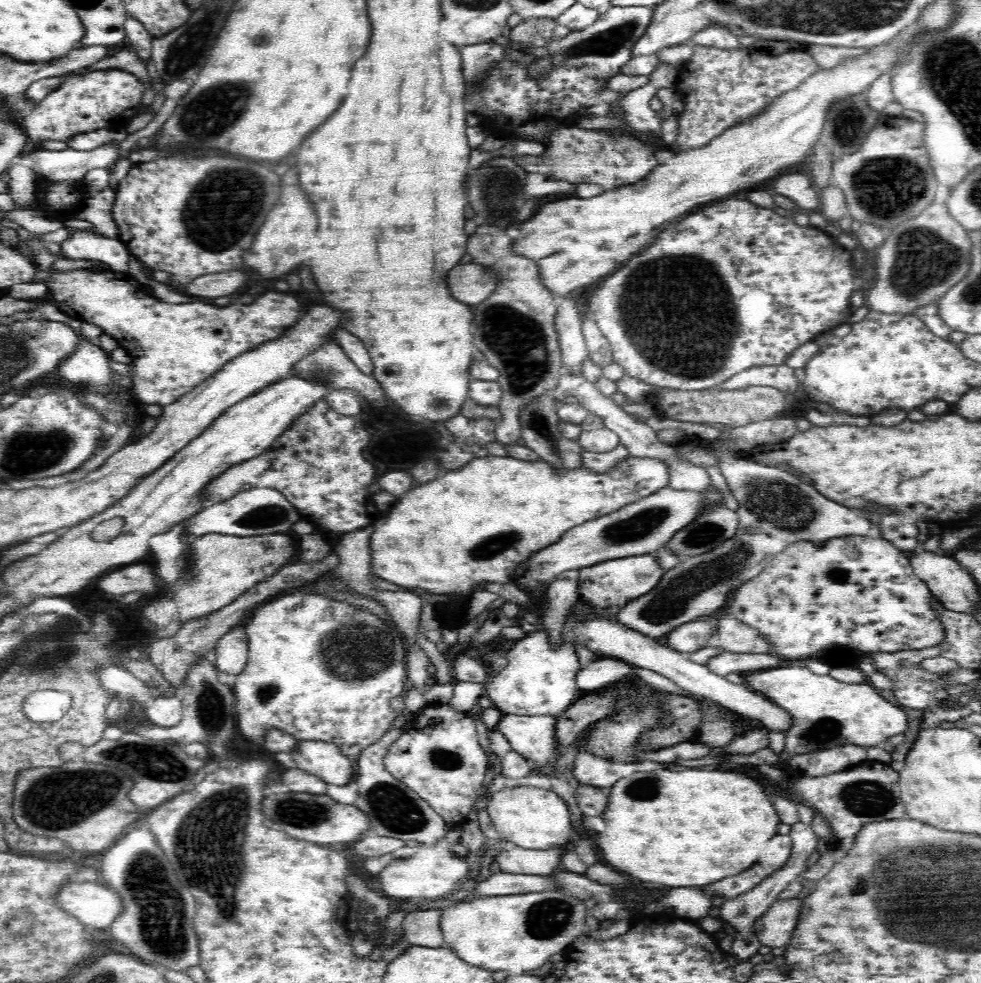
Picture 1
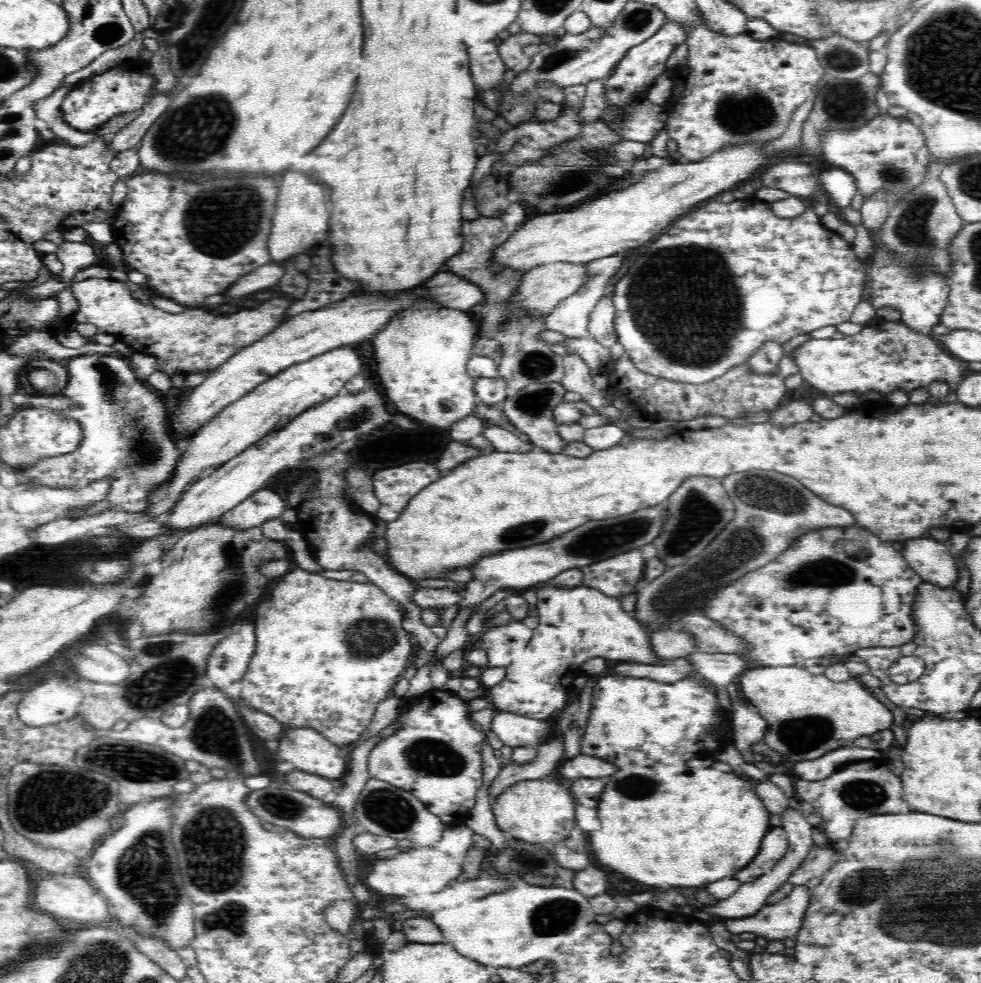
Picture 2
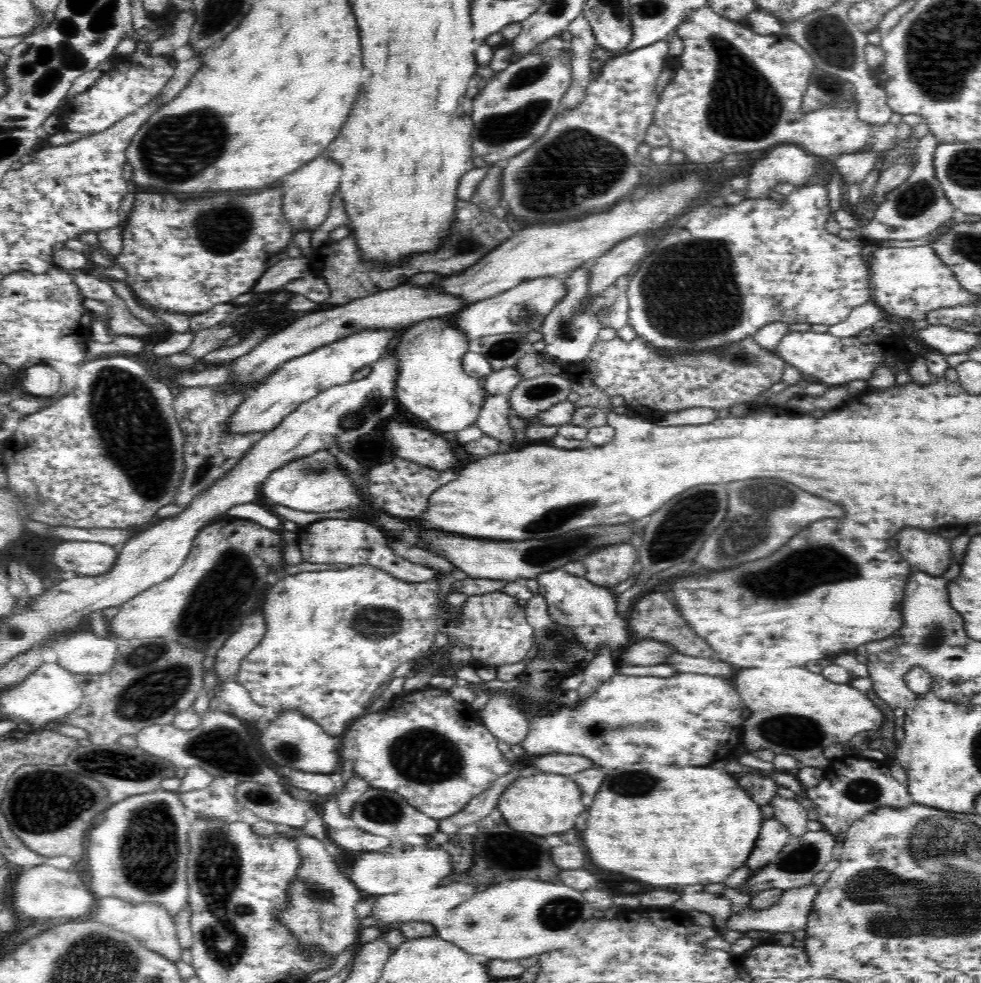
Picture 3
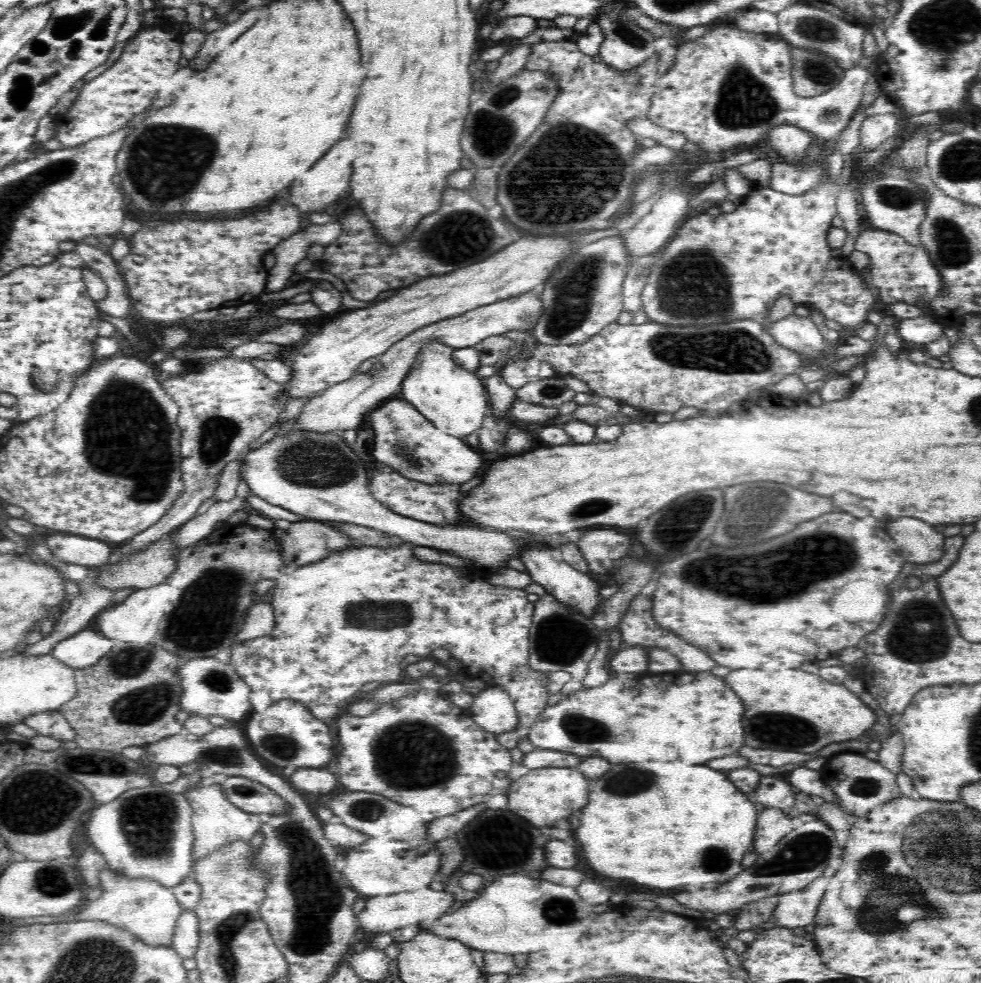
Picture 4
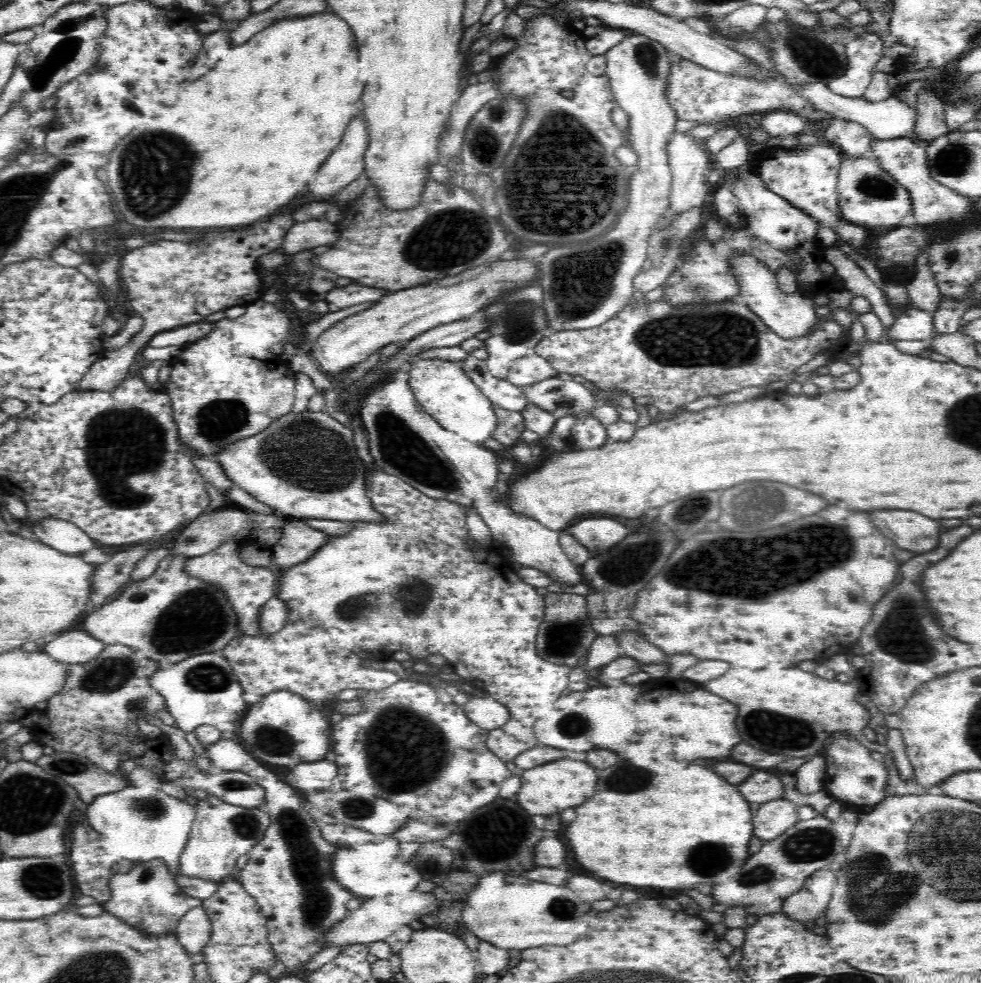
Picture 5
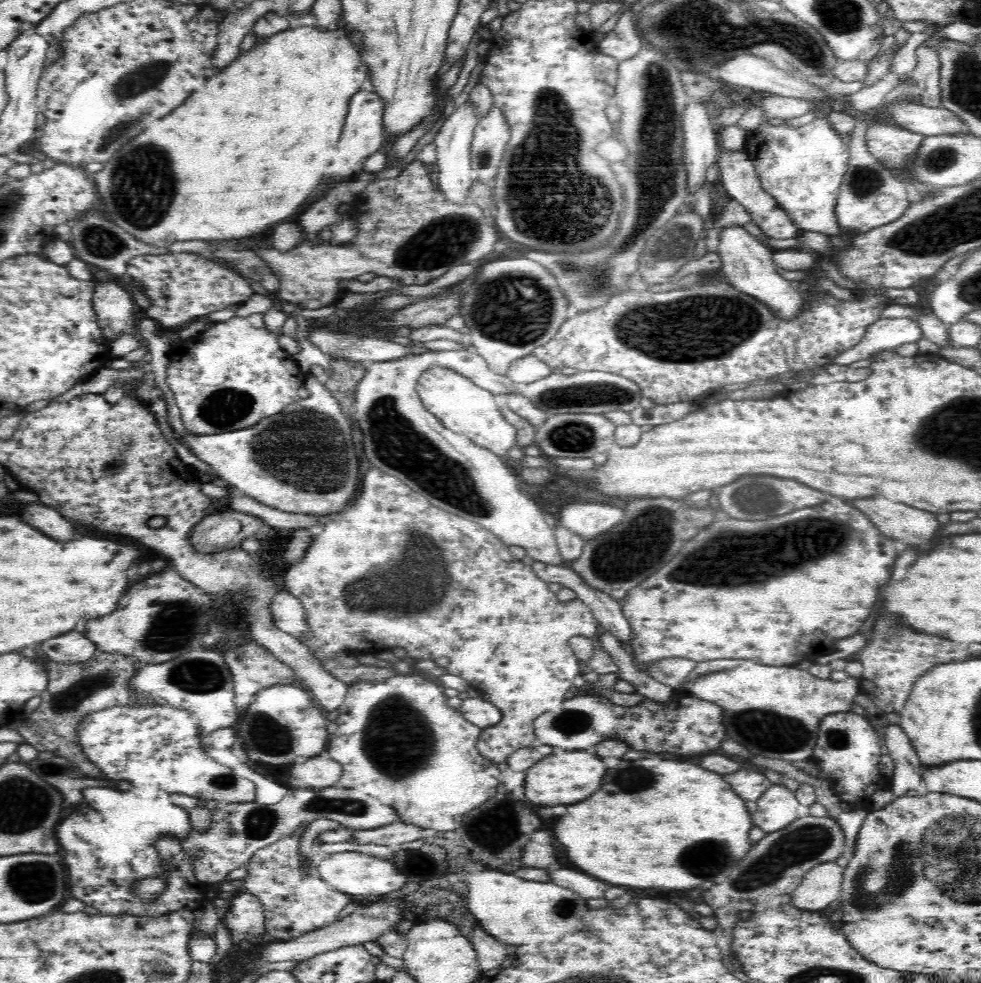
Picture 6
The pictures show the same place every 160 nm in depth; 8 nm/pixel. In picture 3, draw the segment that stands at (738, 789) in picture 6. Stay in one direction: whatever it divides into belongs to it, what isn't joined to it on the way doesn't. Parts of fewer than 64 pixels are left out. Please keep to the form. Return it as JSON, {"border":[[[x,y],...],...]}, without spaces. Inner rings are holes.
{"border":[[[774,796],[769,805],[774,810],[773,817],[788,827],[791,837],[801,837],[808,830],[807,810],[795,799]]]}

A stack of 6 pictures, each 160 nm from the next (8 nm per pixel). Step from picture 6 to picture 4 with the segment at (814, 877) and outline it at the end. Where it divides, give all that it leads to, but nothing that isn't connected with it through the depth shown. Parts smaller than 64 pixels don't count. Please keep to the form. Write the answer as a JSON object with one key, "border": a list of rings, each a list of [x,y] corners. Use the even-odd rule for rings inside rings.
{"border":[[[822,876],[803,889],[781,895],[770,924],[776,925],[778,922],[778,925],[786,928],[812,924],[826,892],[828,880],[828,877]]]}

